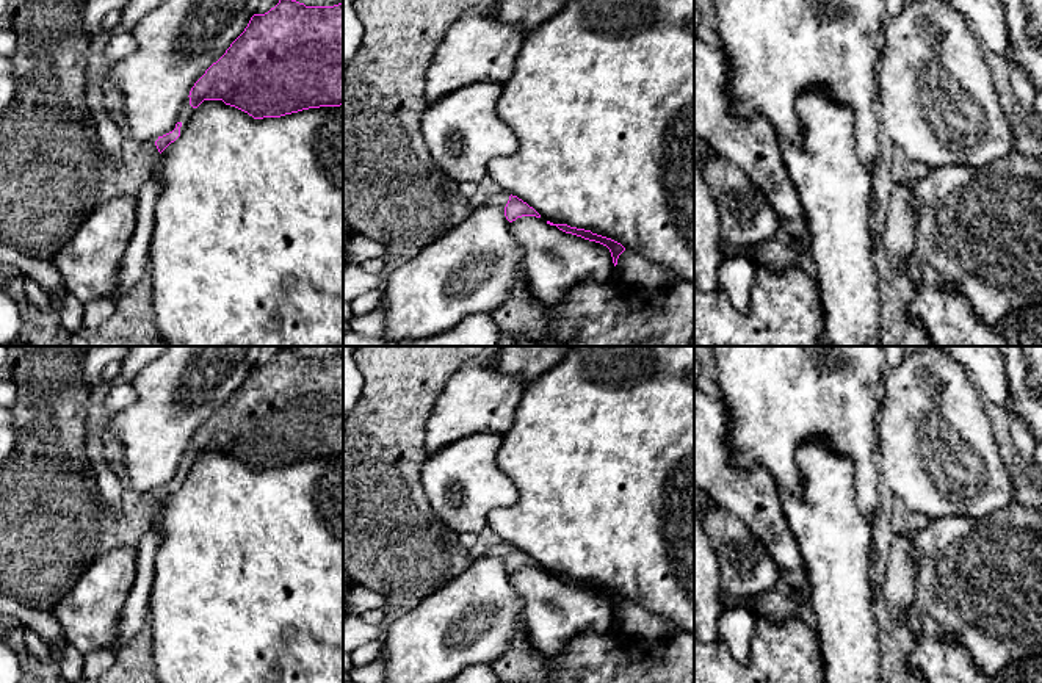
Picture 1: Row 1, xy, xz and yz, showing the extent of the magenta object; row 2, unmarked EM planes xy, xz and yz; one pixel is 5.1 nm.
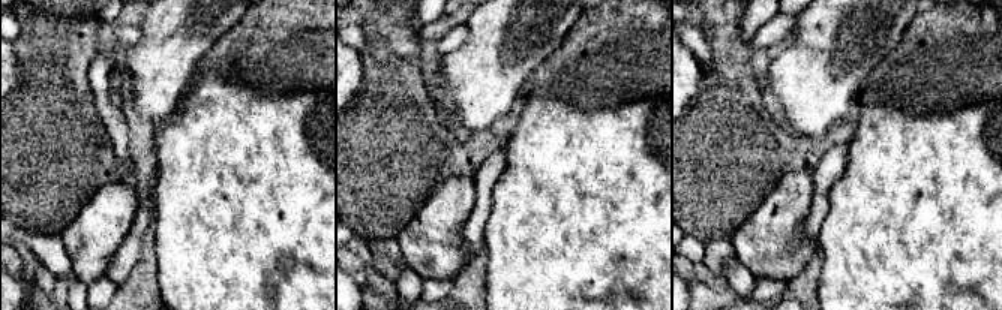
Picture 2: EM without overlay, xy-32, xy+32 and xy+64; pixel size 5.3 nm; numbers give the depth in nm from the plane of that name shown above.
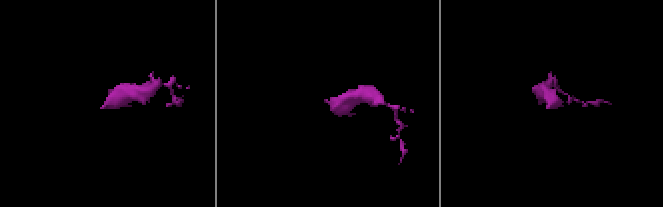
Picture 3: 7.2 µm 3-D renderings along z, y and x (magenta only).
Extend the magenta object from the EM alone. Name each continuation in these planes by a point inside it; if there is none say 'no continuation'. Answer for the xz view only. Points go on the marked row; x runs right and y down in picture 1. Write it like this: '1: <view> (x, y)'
1: xz (500, 199)

